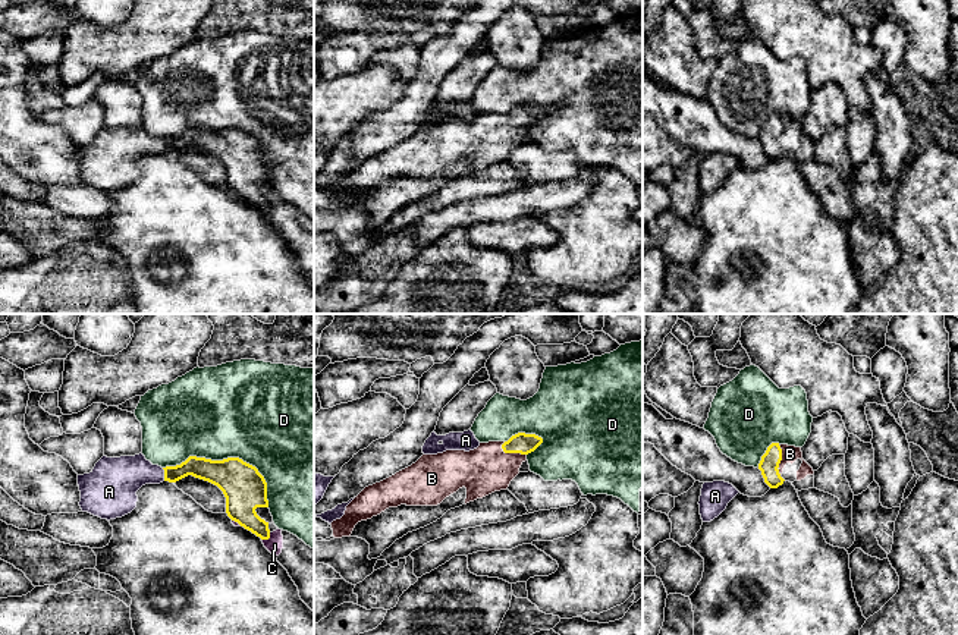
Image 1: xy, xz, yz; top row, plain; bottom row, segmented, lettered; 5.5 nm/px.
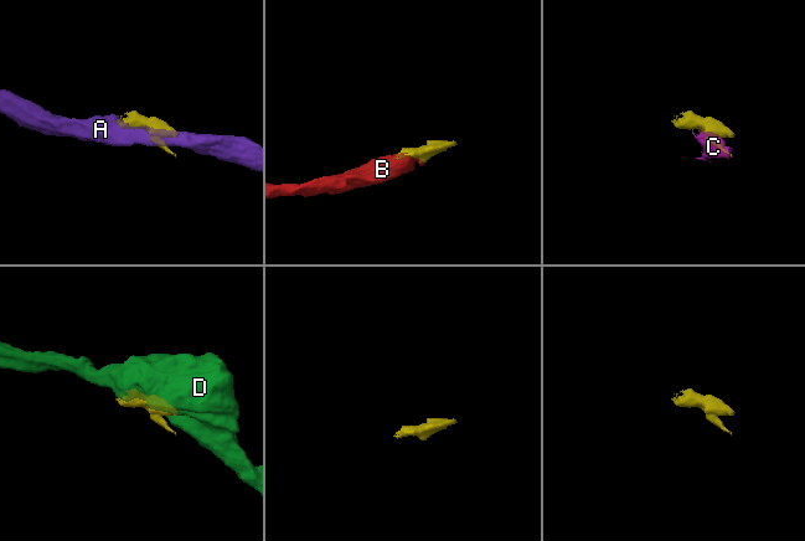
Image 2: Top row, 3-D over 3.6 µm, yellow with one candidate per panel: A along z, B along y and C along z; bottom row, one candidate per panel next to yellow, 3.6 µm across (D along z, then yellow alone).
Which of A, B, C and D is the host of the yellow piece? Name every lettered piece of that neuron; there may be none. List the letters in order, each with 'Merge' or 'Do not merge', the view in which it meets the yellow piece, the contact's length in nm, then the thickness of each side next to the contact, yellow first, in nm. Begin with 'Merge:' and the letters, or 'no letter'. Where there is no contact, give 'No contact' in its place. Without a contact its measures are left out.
Merge: B
A: Do not merge. Touches yellow in xy. Shared border 70 nm. Thickness 120 nm (yellow) against 240 nm
B: Merge. Touches yellow in xz. Shared border 160 nm. Thickness 120 nm (yellow) against 260 nm
C: Do not merge. Touches yellow in xy. Shared border 70 nm. Thickness 180 nm (yellow) against 90 nm
D: Do not merge. Touches yellow in xy. Shared border 600 nm. Thickness 240 nm (yellow) against 500 nm

